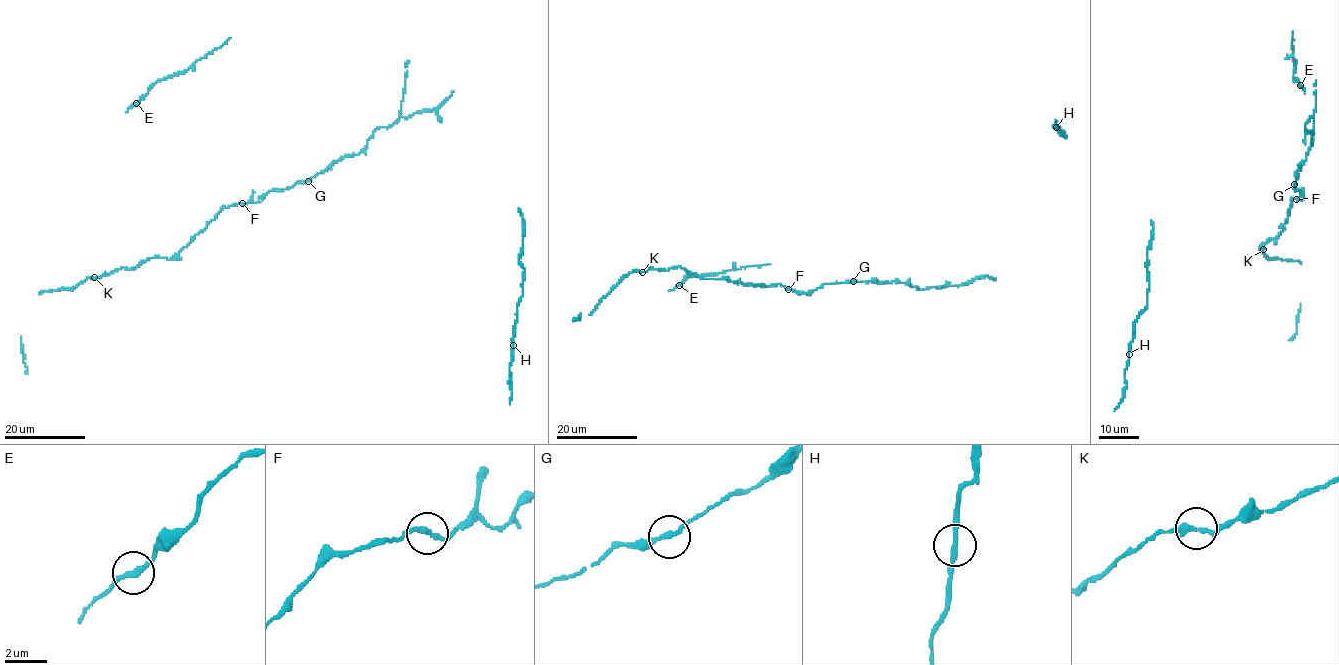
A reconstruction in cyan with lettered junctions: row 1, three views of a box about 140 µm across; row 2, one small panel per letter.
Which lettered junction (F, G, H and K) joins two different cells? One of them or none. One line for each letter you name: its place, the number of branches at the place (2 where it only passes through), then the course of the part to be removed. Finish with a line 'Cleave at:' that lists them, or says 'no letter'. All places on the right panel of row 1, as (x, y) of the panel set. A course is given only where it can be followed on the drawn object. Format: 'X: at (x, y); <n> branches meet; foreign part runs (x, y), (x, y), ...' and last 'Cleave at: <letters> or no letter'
Cleave at: no letter

